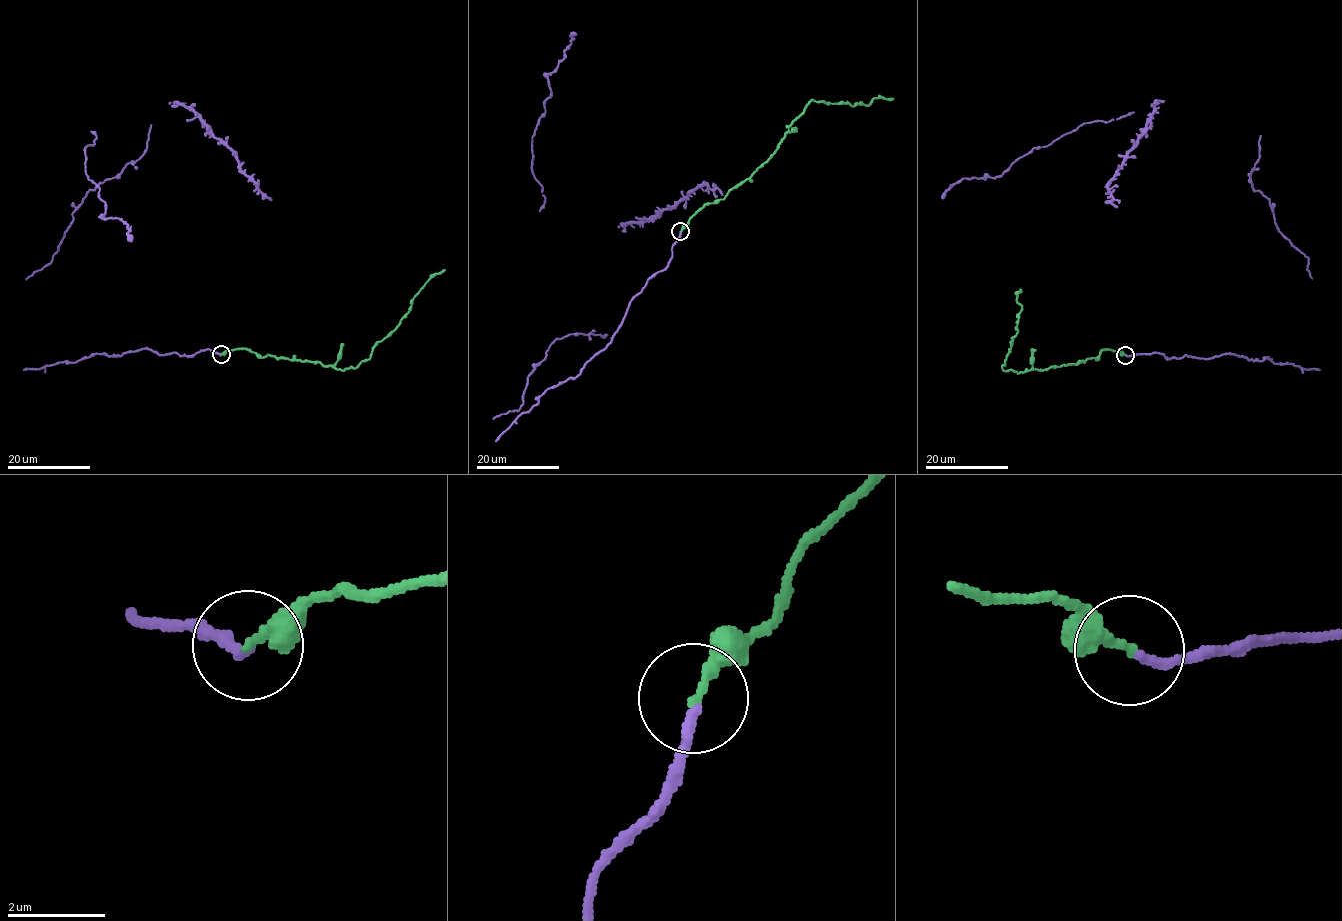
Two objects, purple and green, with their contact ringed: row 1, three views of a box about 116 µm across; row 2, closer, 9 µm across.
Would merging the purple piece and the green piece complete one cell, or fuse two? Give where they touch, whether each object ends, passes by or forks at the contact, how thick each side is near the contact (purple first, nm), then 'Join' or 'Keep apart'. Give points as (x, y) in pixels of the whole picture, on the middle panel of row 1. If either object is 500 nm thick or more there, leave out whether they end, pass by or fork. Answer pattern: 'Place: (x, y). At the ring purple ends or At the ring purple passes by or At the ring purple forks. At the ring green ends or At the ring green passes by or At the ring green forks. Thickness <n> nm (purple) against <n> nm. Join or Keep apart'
Place: (680, 231). At the ring purple ends. At the ring green ends. Thickness 200 nm (purple) against 220 nm. Join

